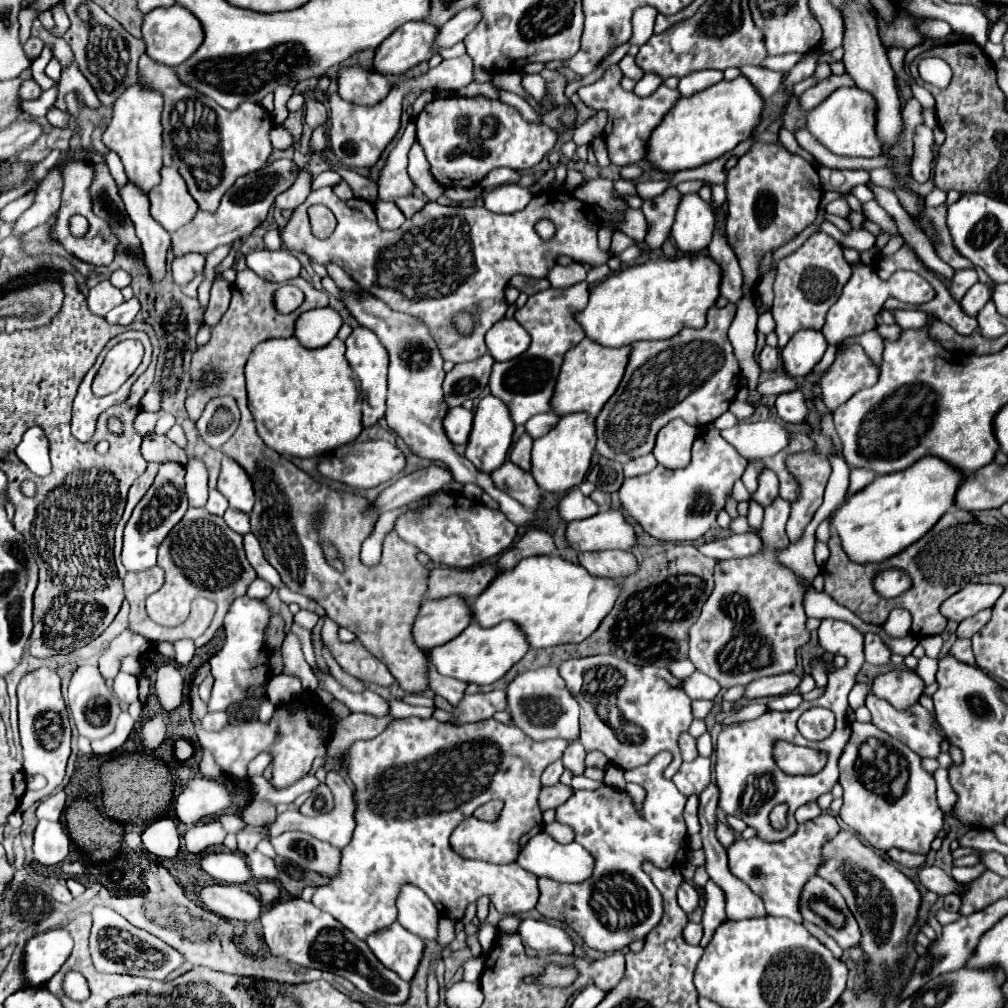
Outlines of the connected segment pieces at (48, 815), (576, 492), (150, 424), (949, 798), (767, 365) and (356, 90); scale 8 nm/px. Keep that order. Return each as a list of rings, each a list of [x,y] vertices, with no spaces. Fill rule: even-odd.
[[[58,789],[56,793],[52,793],[48,799],[44,799],[44,801],[38,805],[36,815],[38,815],[38,819],[60,821],[62,811],[64,811],[64,805],[66,805],[66,793],[64,793],[64,789]]]
[[[578,487],[570,489],[558,503],[558,515],[570,523],[570,521],[578,521],[578,519],[586,519],[592,517],[600,511],[600,507],[586,495],[582,495],[582,491]]]
[[[142,411],[142,413],[138,415],[138,421],[136,421],[136,429],[138,429],[138,433],[150,435],[150,433],[154,431],[154,427],[156,427],[156,421],[158,421],[158,417],[160,417],[160,413],[158,413],[158,411],[156,411],[156,413]]]
[[[940,767],[940,769],[934,773],[934,779],[936,779],[936,787],[938,787],[938,803],[940,803],[940,807],[944,809],[946,815],[950,815],[952,819],[956,819],[956,813],[954,813],[956,791],[950,787],[950,781],[948,781],[948,769]]]
[[[764,347],[760,353],[762,371],[778,371],[780,369],[780,351],[774,347]]]
[[[360,65],[342,67],[336,81],[338,93],[346,101],[354,101],[358,105],[374,105],[376,101],[382,101],[392,87],[392,83],[384,75]]]

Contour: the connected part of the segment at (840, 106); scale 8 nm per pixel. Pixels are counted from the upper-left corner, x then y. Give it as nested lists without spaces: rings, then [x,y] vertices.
[[[842,87],[834,91],[822,105],[808,113],[808,131],[836,155],[846,157],[878,157],[882,145],[876,135],[876,99],[870,91]]]

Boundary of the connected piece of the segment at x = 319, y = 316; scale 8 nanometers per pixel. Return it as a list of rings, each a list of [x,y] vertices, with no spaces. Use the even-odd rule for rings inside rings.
[[[324,307],[324,309],[312,309],[298,317],[296,325],[296,337],[302,345],[316,349],[330,343],[338,329],[342,327],[342,317],[338,311]]]

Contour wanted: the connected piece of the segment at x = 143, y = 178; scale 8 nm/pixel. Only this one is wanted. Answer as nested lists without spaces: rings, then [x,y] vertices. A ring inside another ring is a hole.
[[[136,81],[114,103],[112,119],[102,133],[102,143],[120,155],[128,179],[136,185],[142,185],[142,189],[146,191],[150,191],[160,181],[158,173],[162,167],[162,101],[164,97],[160,91],[154,91],[152,87]]]

